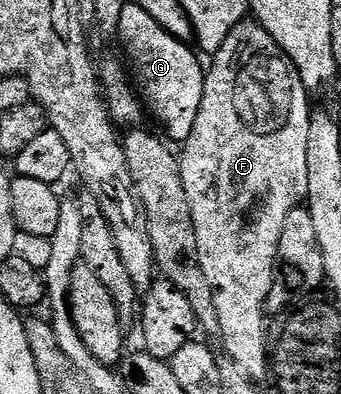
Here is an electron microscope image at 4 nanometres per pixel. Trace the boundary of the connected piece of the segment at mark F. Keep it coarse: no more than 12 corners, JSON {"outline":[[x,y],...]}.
{"outline":[[254,19],[204,74],[182,183],[223,352],[265,372],[310,91]]}

